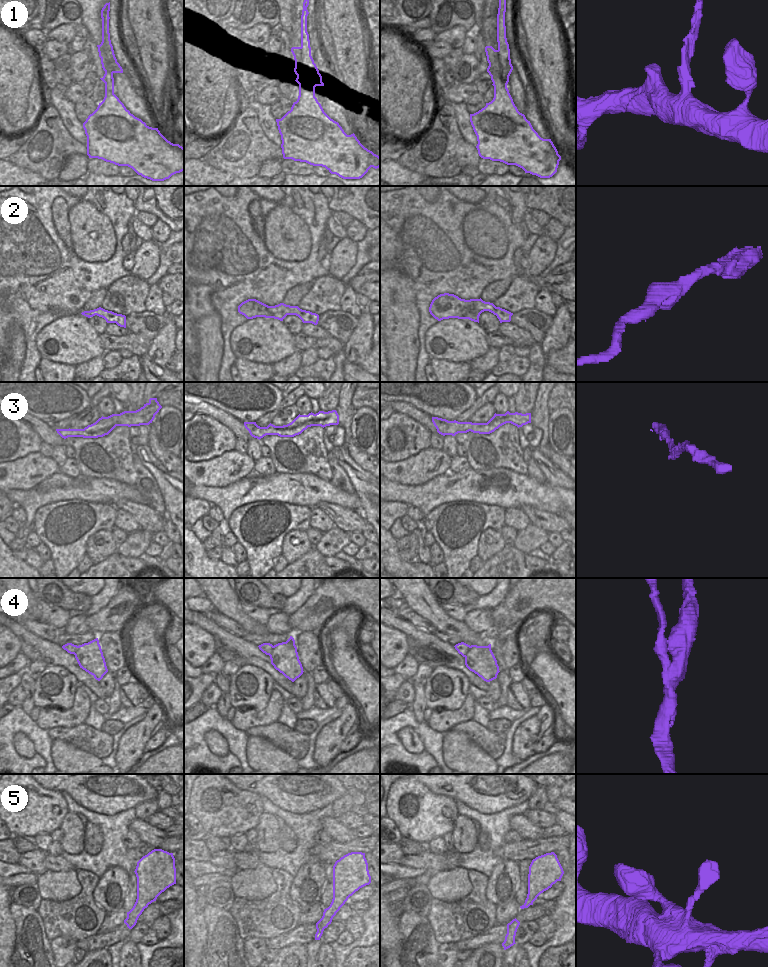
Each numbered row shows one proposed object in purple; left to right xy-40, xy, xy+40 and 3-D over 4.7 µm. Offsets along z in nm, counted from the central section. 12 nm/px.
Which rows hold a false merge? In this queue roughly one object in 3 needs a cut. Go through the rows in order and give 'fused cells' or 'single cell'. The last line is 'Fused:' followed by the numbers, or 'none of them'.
1: fused cells
2: single cell
3: single cell
4: fused cells
5: single cell
Fused: 1, 4

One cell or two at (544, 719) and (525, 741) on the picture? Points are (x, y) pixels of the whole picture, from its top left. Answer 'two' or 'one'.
one

